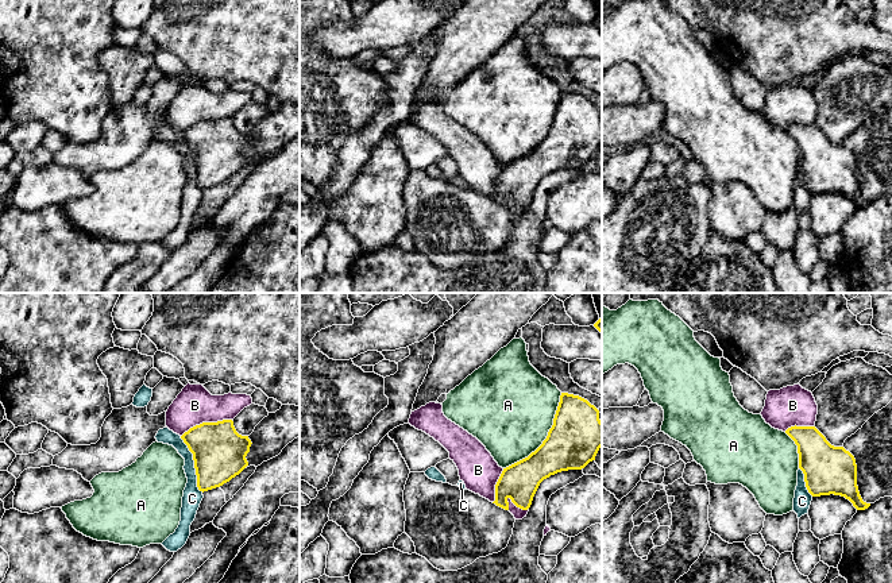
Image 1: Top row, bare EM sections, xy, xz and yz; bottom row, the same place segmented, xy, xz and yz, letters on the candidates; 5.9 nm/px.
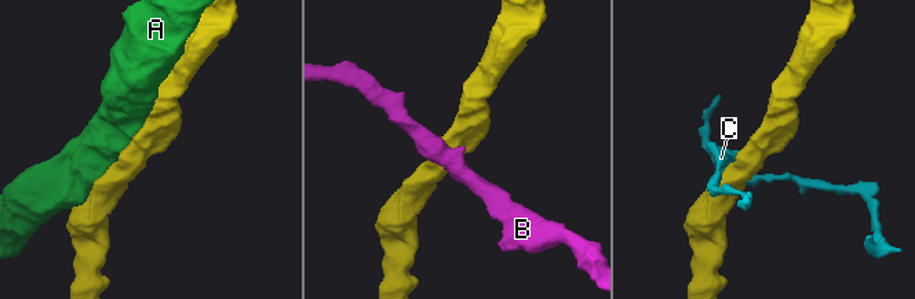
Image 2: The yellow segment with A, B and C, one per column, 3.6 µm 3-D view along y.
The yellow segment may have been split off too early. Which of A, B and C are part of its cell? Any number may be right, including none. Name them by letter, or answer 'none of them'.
none of them

